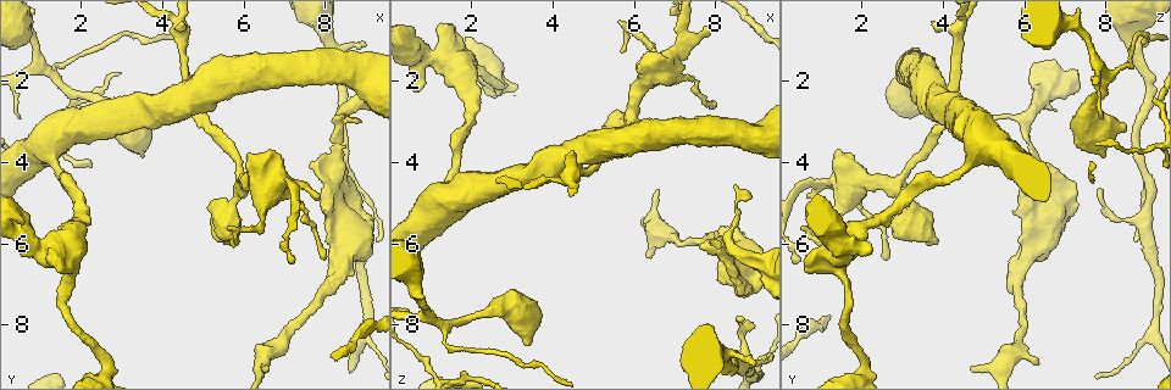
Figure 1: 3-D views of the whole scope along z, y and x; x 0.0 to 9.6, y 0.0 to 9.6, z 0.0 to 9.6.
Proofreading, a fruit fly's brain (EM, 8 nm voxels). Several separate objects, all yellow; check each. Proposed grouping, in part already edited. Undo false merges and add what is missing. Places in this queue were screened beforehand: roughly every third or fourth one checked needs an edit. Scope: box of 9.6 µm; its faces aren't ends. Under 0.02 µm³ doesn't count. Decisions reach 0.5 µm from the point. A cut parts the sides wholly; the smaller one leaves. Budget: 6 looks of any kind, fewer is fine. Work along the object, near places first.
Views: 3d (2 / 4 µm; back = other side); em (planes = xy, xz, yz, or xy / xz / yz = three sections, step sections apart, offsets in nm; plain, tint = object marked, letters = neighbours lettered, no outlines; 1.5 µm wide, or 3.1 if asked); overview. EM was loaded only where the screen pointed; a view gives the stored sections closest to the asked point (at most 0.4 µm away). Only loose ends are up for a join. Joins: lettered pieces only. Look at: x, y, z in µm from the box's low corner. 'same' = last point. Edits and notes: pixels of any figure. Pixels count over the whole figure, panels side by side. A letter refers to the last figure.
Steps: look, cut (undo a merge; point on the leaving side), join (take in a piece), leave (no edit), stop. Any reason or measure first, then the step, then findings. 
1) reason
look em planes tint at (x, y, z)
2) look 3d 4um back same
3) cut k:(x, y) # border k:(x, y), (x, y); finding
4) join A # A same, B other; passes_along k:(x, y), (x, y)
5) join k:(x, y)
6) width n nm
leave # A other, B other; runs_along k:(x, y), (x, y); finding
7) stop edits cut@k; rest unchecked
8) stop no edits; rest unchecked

free end
look em xz step 4 tint at (9.00, 1.10, 8.95)

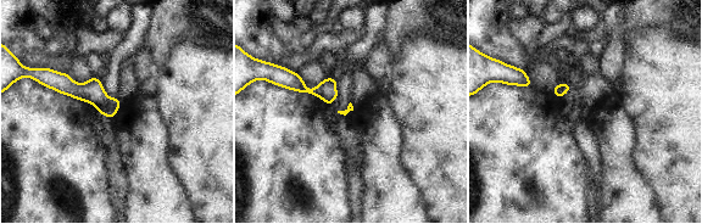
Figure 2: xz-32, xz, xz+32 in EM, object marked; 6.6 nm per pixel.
another direction
look em yz step 4 letters same

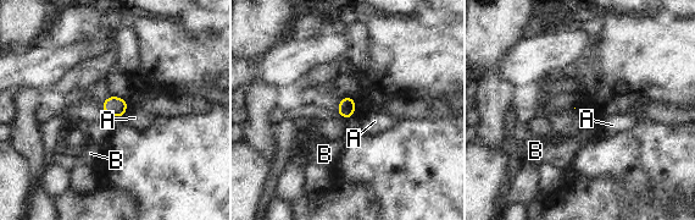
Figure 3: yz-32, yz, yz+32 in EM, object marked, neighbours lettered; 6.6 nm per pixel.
leave # A other, B other; border 3:(352, 115), (348, 119); no lettered piece goes on from it

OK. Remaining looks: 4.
branch stops here
look em planes letters at (8.50, 3.05, 4.65)

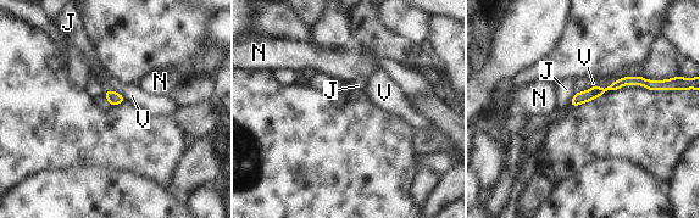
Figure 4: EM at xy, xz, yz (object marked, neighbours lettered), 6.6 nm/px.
longest_contact V 150 nm
leave # J other, N other, V other; runs_along 4:(653, 87), (623, 80), (573, 102); no lettered piece goes on from it

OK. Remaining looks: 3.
stops while still wide
look 3d 4um at (1.45, 6.70, 0.60)

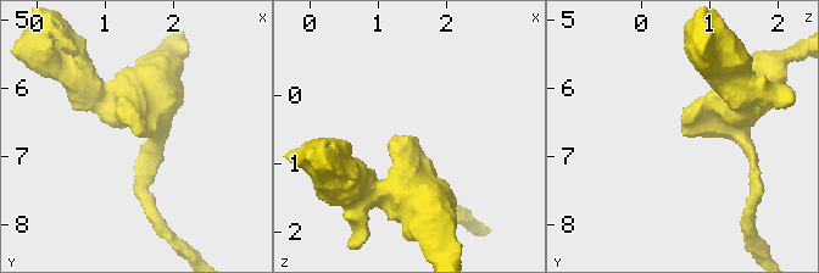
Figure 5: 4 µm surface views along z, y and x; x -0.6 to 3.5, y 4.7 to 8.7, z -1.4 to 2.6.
now the EM
look em xz step 4 tint at (1.40, 6.75, 0.65)

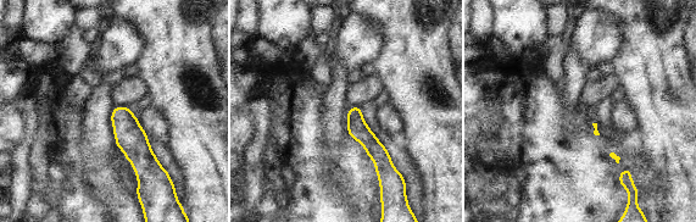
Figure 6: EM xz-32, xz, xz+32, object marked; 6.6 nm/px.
cut it another way
look em yz step 4 letters same

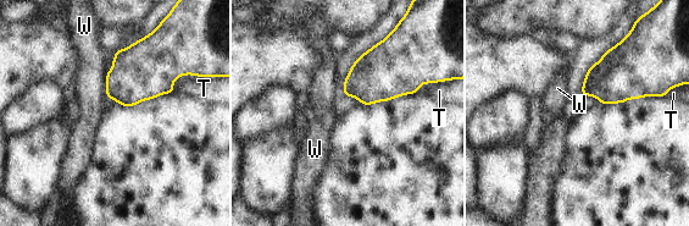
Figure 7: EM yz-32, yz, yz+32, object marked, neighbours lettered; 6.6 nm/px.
leave # T other, W other; border 7:(189, 73), (174, 81), (173, 92); none of them fits

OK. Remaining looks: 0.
stop no edits; rest unchecked

